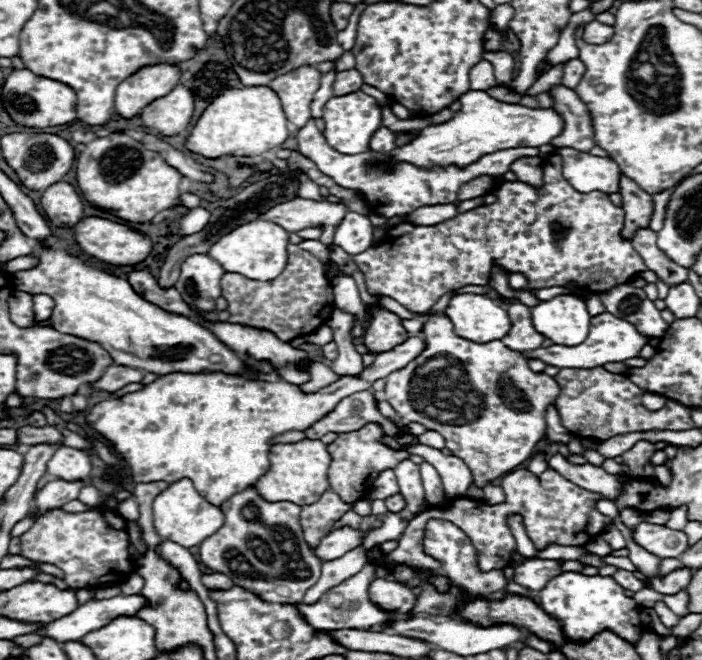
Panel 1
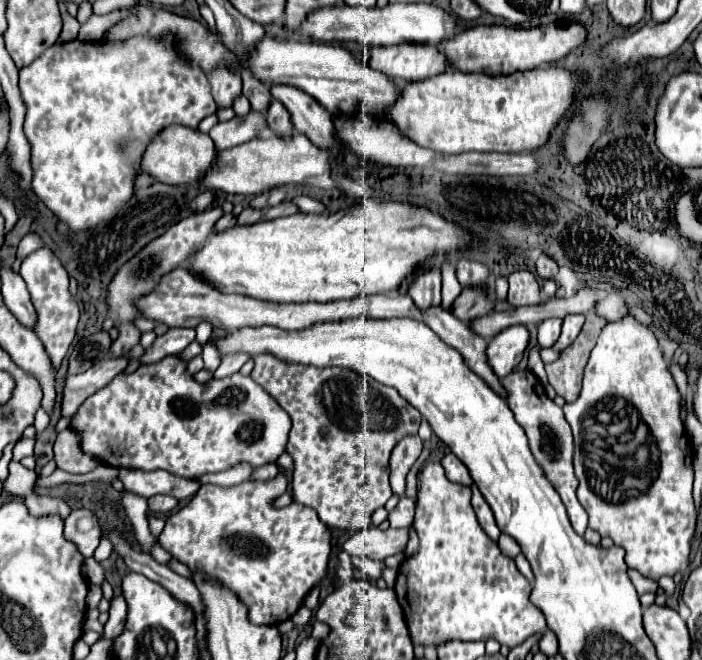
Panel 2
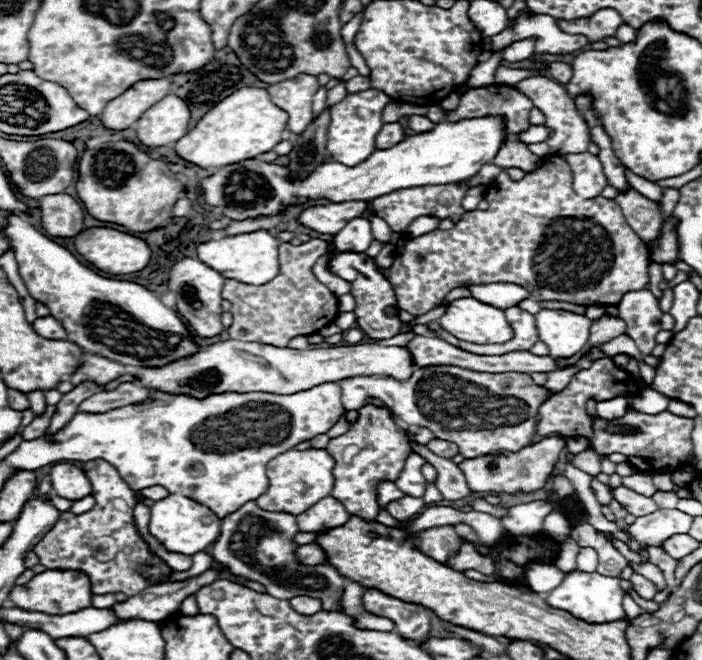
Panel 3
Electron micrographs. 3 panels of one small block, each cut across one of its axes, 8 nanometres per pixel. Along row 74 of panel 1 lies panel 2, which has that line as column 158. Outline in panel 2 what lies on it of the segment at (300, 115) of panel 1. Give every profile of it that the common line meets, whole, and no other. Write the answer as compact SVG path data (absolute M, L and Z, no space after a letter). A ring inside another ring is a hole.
M178 268L166 274L156 284L156 290L152 290L146 296L136 298L134 302L136 310L150 320L164 322L166 326L184 326L184 328L196 328L200 322L210 322L214 328L222 328L226 332L234 332L242 326L278 326L282 330L302 330L306 326L312 326L312 322L336 322L344 318L356 318L362 314L368 314L368 298L352 298L352 300L339 300L328 303L304 302L304 303L276 303L258 302L248 296L238 294L222 294L210 284L206 284L202 278L192 274L188 268Z

